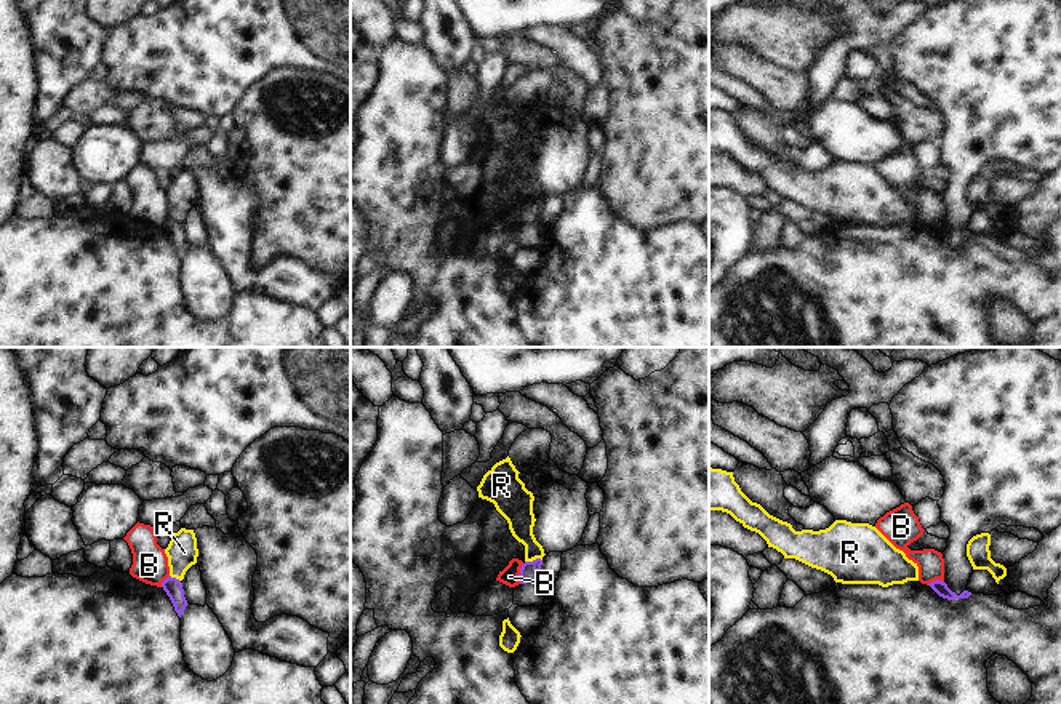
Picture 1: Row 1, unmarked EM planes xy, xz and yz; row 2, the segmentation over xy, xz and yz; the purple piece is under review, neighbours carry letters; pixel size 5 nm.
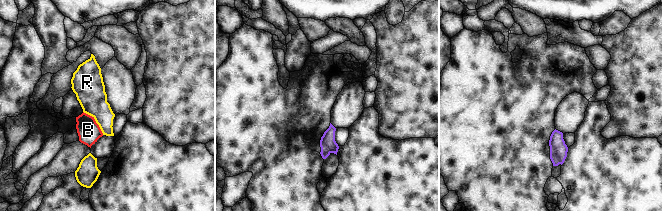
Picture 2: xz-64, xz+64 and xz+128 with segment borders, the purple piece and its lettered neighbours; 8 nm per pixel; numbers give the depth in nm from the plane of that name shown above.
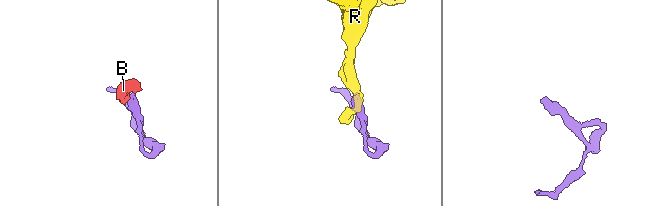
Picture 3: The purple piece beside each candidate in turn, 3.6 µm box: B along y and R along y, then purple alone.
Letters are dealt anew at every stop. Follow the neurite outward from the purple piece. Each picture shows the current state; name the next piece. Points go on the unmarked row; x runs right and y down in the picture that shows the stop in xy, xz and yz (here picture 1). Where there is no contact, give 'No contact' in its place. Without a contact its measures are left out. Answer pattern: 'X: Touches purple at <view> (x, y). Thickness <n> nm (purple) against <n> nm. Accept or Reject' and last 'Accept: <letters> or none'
B: Touches purple at xz (520, 215). Thickness 100 nm (purple) against 90 nm. Reject
R: Touches purple at xz (533, 202). Thickness 100 nm (purple) against 140 nm. Reject
Accept: none.

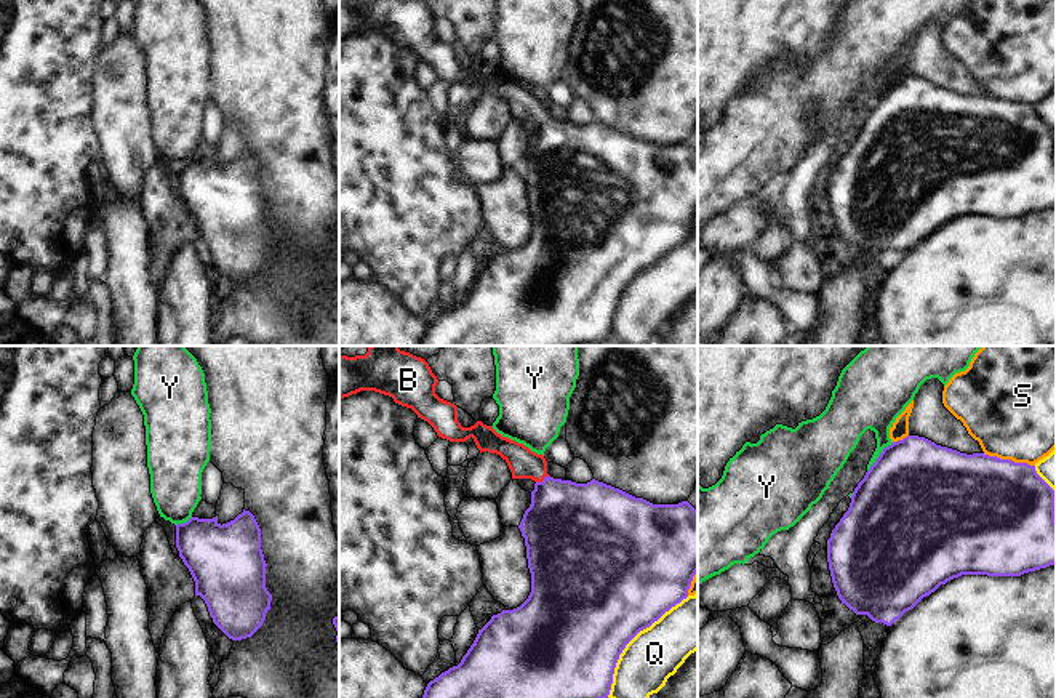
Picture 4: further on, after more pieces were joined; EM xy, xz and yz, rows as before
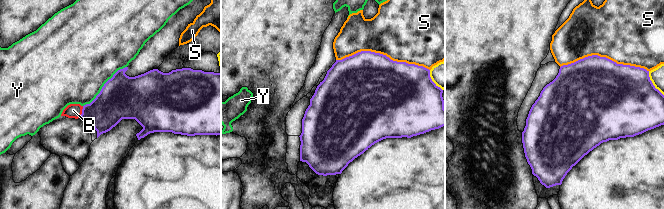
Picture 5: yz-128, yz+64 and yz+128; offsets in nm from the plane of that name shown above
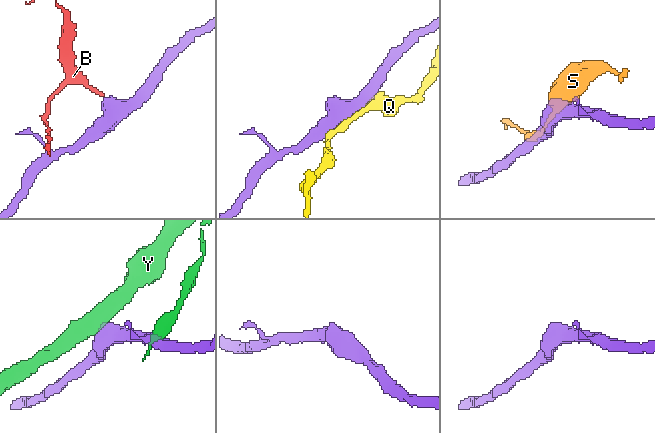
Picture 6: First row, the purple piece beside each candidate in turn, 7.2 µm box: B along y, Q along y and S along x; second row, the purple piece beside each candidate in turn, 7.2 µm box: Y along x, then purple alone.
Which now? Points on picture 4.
B: Touches purple at xz (543, 122). Thickness 420 nm (purple) against 150 nm. Accept
Q: Touches purple at xz (631, 280). Thickness 500 nm (purple) against 280 nm. Reject
S: Touches purple at yz (1008, 101). Thickness 500 nm (purple) against 500 nm. Reject
Y: Touches purple at yz (879, 96). Thickness 500 nm (purple) against 240 nm. Reject
Accept: B.

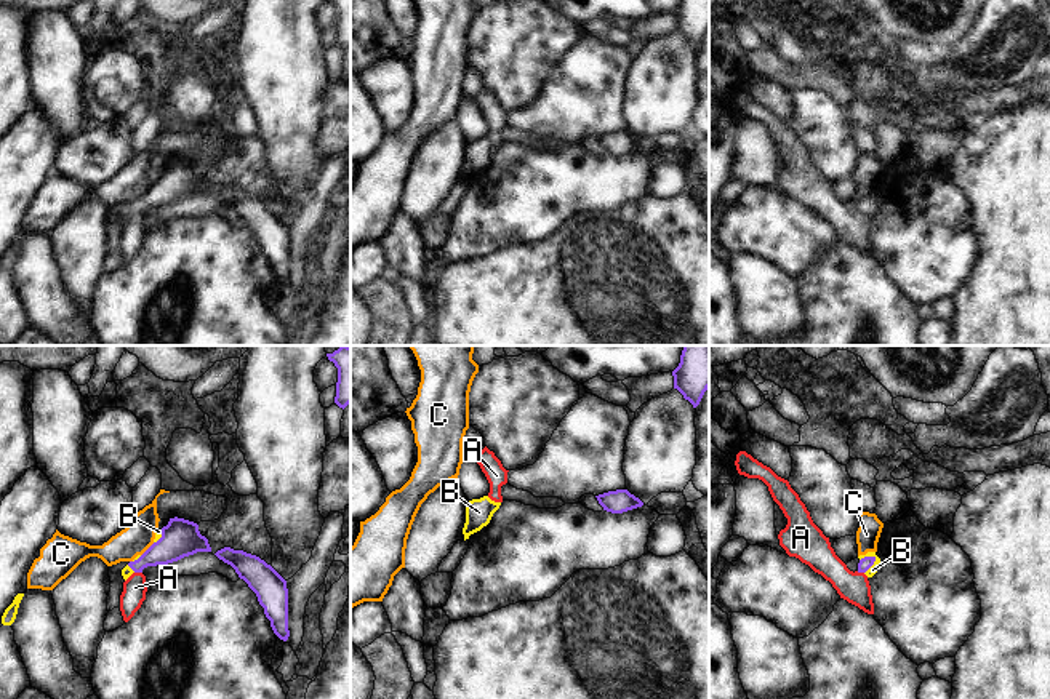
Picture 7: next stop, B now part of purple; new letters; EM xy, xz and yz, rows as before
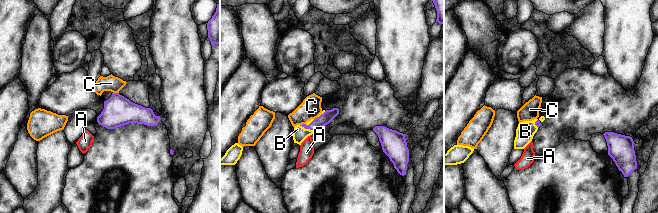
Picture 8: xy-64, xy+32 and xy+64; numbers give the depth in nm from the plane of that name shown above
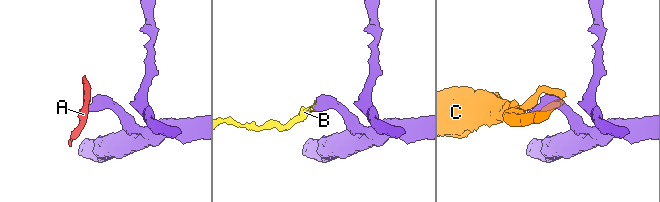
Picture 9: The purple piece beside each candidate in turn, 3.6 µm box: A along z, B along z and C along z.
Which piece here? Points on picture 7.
A: Touches purple at xy (138, 213). Thickness 170 nm (purple) against 120 nm. Reject
B: Touches purple at yz (873, 205). Thickness 70 nm (purple) against 50 nm. Accept
C: Touches purple at xy (148, 191). Thickness 190 nm (purple) against 160 nm. Reject
Accept: B.

